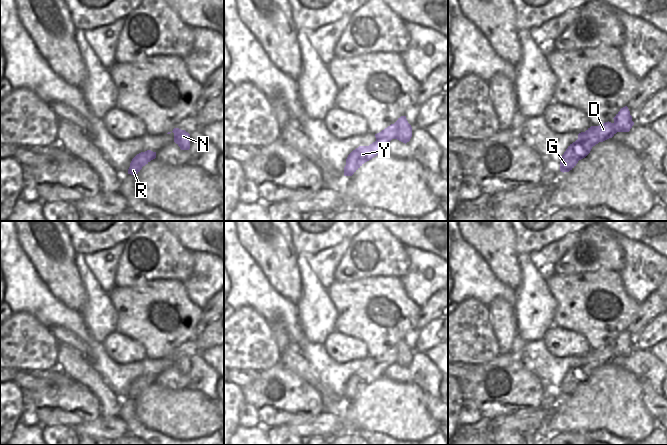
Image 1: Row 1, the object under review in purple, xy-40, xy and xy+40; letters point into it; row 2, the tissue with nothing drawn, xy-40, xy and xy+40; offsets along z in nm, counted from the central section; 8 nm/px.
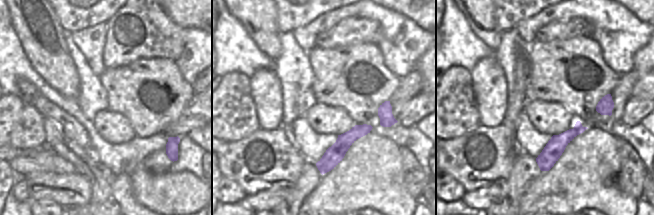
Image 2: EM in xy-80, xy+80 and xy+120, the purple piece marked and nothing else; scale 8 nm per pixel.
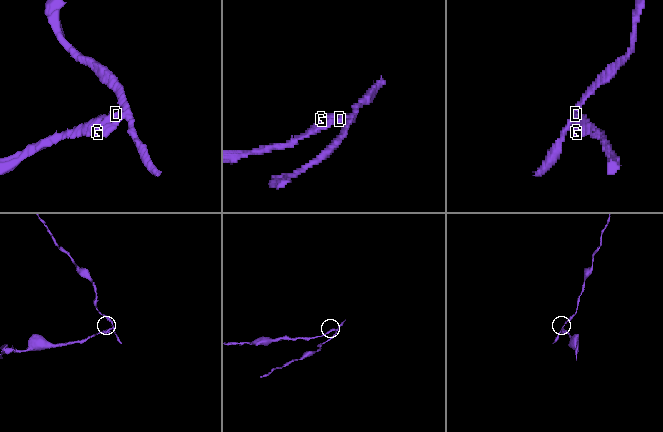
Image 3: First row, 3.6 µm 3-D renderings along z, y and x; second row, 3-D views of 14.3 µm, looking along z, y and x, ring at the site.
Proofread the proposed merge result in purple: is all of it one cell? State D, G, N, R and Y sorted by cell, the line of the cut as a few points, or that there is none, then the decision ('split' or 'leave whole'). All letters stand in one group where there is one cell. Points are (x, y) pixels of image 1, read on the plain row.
D G R Y / N; cut in xy along (394, 347), (397, 353), (396, 362); split

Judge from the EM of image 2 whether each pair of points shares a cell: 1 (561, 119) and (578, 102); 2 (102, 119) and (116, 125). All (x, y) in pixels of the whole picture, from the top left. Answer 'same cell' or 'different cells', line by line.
1: different cells
2: same cell

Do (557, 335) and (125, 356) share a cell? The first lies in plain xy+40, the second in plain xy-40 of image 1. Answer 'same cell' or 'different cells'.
same cell

